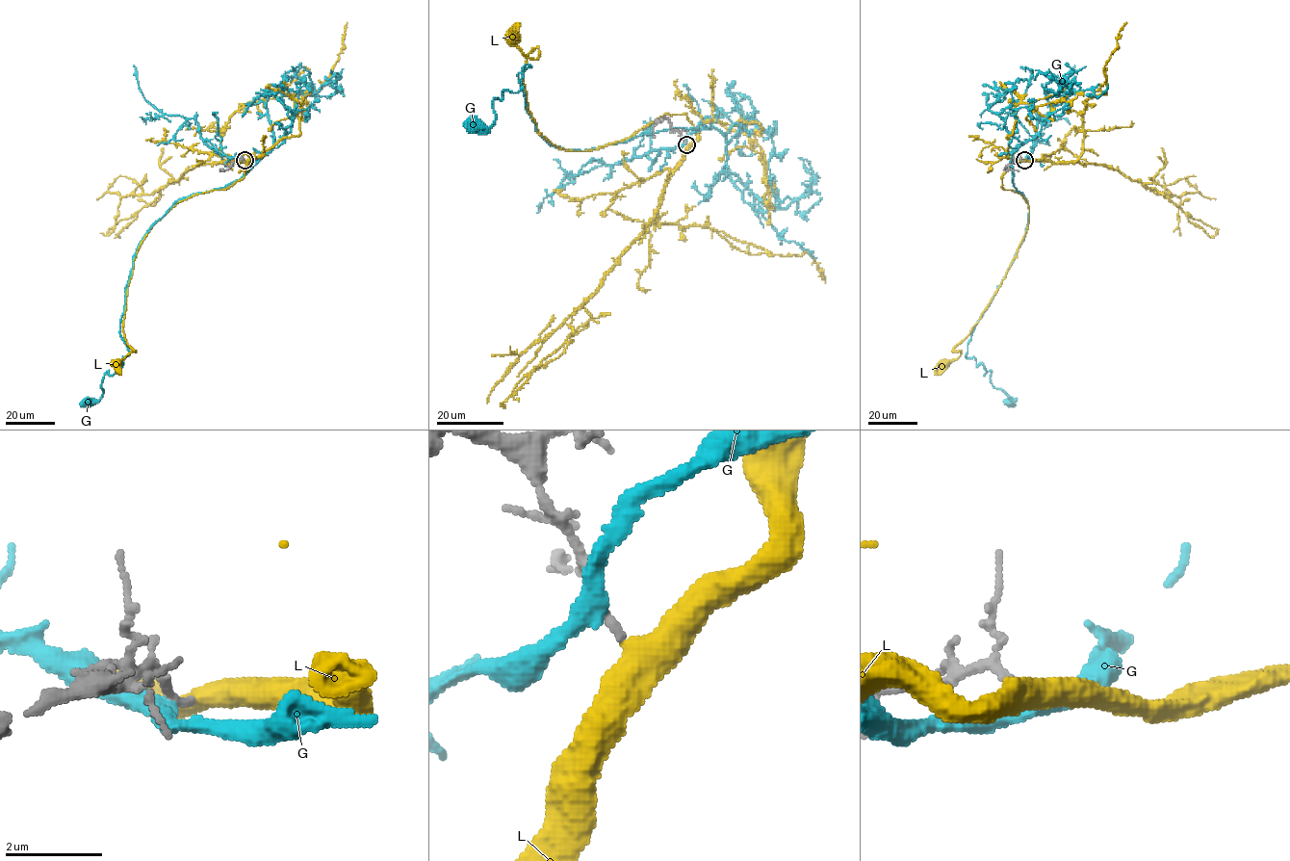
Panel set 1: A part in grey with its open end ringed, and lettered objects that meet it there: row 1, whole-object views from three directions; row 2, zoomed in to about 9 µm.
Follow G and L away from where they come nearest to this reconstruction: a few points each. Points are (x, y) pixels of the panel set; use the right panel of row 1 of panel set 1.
G: (1023, 160), (1009, 165), (1028, 209), (1023, 239), (965, 355), (984, 375), (991, 371), (1008, 404)
L: (1024, 160), (1001, 178), (1027, 202), (1023, 237), (953, 350), (960, 354), (945, 364)

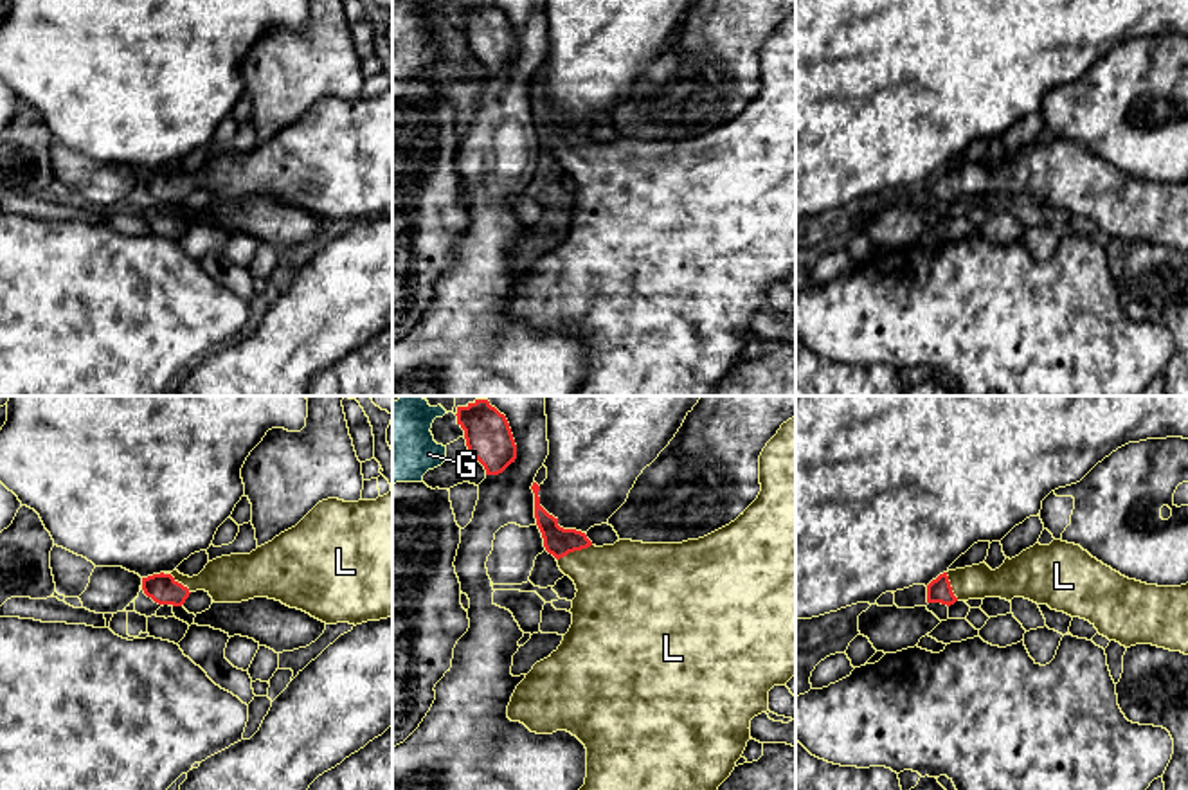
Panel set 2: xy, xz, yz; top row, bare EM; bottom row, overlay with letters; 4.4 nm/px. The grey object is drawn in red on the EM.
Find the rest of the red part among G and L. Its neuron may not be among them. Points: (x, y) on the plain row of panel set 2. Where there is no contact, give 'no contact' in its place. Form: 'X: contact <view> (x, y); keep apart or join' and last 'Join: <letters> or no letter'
G: no contact; keep apart
L: contact xz (573, 148); join
Join: L

